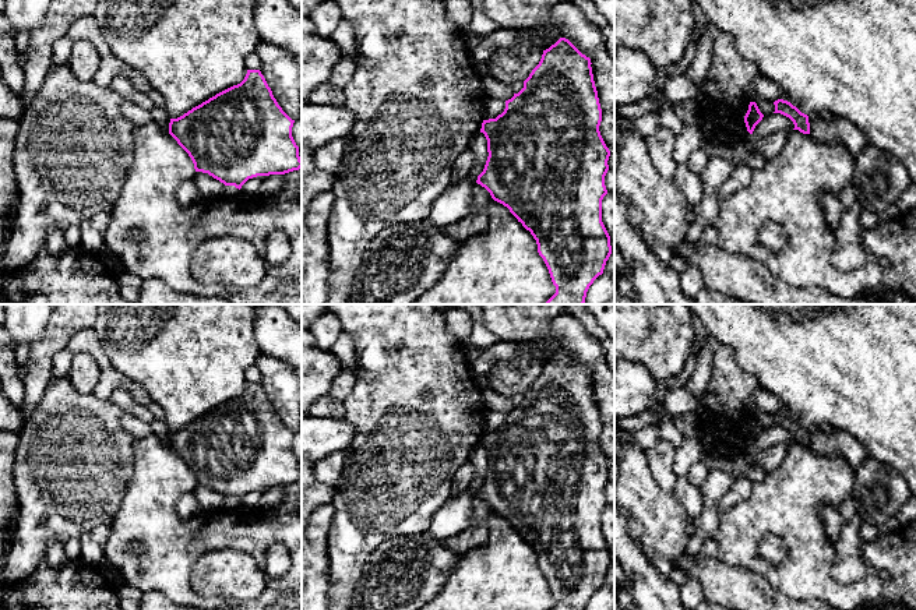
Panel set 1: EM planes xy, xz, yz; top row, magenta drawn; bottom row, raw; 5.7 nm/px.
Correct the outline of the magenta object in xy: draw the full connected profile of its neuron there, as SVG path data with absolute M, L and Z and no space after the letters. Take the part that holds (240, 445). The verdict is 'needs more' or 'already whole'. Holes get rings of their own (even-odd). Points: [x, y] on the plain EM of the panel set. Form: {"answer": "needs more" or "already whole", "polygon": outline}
{"answer": "already whole", "polygon": "M247 382L244 392L233 398L201 417L193 420L177 431L170 431L169 447L189 466L195 484L208 486L225 498L242 498L253 490L285 487L302 480L299 459L292 449L292 433L278 417L260 382Z"}

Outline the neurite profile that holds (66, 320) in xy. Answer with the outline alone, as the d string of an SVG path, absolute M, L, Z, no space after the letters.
M54 304L50 313L47 325L42 334L42 336L31 343L29 356L25 364L25 375L24 375L24 403L20 409L20 422L21 426L31 416L36 405L40 402L42 395L45 392L46 384L52 378L52 360L54 355L66 349L70 339L81 329L91 328L96 320L98 308L101 304Z

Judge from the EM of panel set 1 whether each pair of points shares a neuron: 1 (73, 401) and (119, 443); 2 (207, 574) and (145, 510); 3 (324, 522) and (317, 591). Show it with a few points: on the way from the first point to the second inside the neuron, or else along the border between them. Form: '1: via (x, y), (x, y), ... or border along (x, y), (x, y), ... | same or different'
1: via (87, 404), (115, 429) | same
2: border along (226, 550), (196, 563), (190, 585), (197, 593) | different
3: via (316, 539), (316, 574) | same

